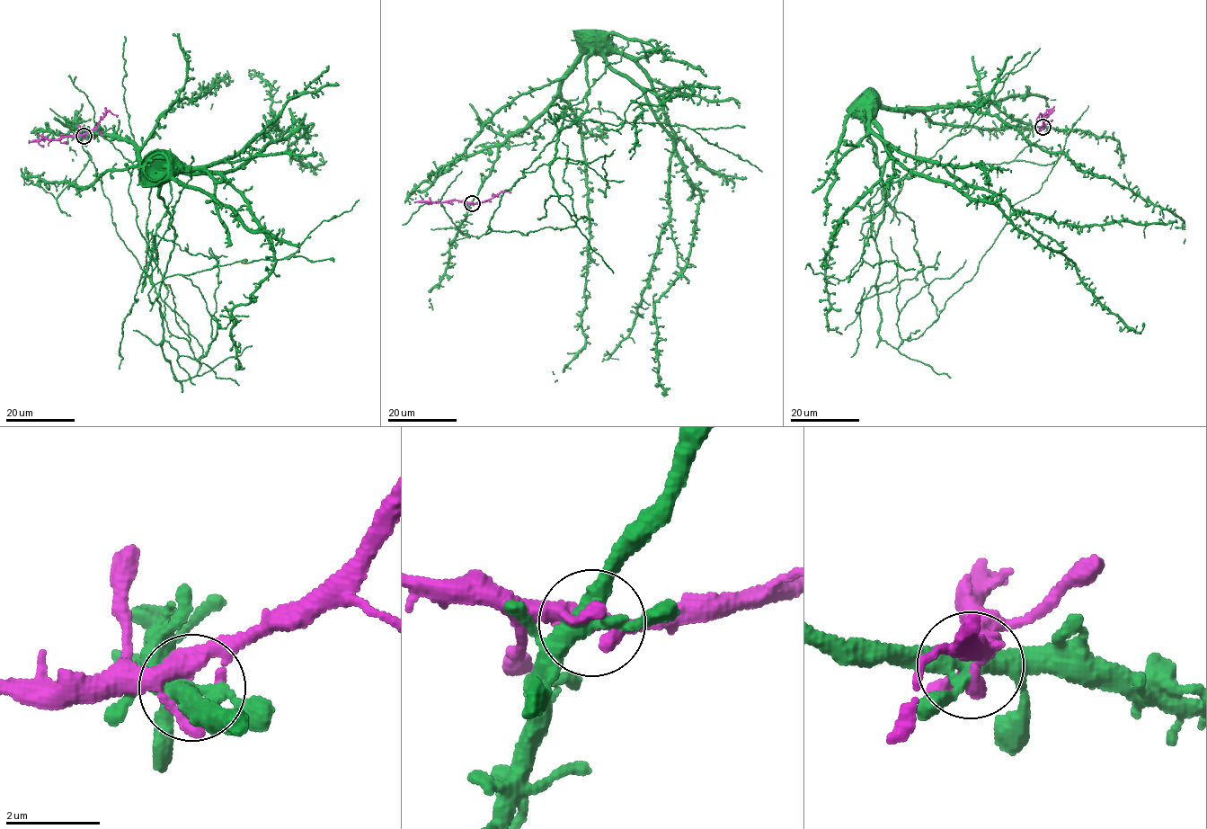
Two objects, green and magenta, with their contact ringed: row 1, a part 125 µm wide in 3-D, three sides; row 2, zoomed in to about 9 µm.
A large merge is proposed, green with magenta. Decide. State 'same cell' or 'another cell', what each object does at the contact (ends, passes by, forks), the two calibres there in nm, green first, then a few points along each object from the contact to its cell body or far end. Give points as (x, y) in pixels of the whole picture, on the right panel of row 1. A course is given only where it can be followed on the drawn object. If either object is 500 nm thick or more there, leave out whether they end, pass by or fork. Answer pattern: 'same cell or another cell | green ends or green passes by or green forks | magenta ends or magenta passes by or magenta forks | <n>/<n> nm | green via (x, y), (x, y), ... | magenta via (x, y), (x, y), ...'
another cell | green forks | magenta forks | 360/320 nm | green via (1043, 127), (979, 102), (879, 105), (874, 117), (900, 162), (993, 204), (1074, 264), (1129, 327), (1143, 323) | magenta via (1043, 127), (1044, 117), (1051, 109)

